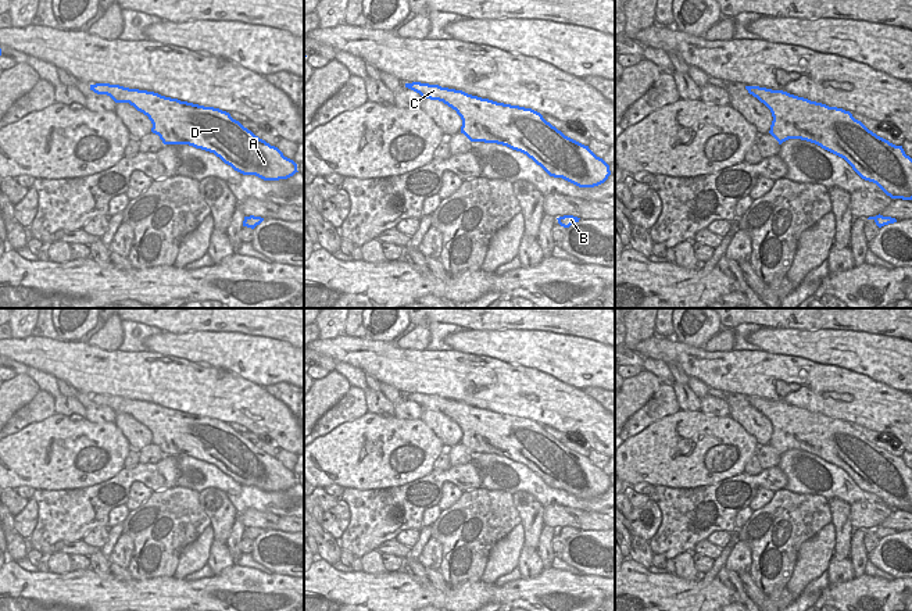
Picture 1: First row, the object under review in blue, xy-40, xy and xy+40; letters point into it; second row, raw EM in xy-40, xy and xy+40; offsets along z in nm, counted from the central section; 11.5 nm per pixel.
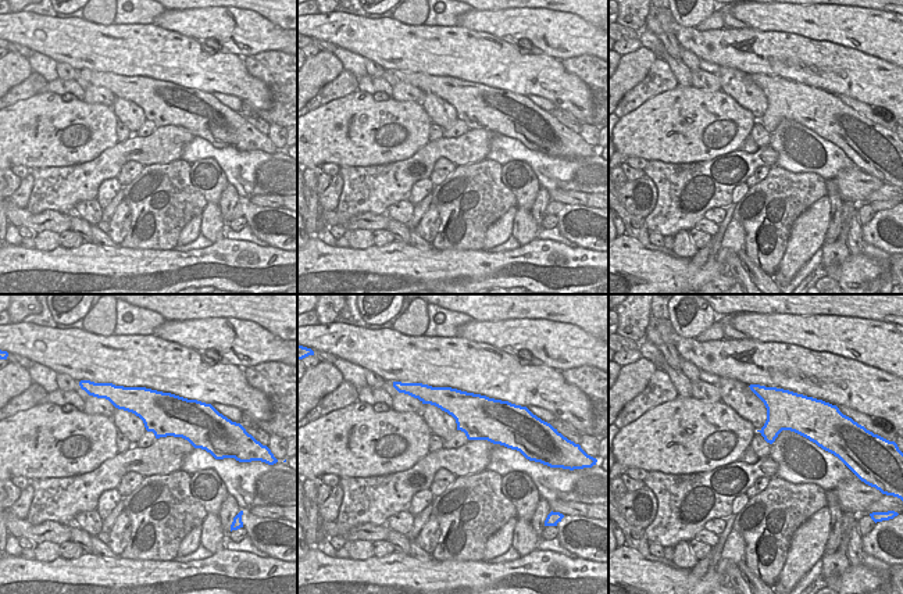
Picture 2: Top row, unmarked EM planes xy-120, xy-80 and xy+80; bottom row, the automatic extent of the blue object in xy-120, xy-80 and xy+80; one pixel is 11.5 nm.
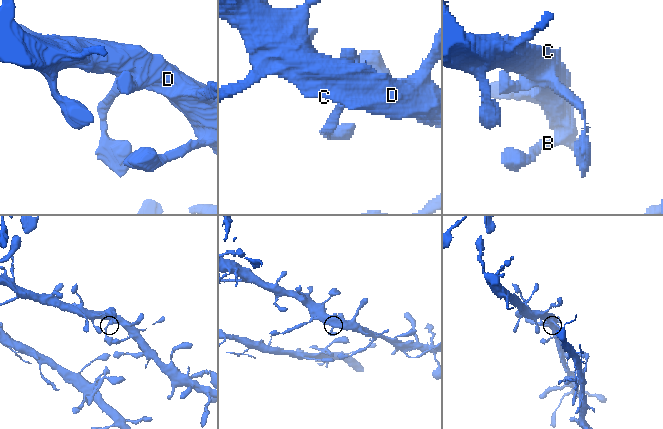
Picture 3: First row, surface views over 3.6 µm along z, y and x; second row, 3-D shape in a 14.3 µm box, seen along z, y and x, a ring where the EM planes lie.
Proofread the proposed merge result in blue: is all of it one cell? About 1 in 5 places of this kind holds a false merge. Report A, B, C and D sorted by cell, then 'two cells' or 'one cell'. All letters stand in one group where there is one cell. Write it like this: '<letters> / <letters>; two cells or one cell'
A B C D; one cell

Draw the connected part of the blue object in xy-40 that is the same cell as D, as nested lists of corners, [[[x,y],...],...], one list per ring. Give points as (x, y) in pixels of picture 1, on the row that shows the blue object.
[[[110,83],[90,85],[90,90],[110,96],[115,103],[129,103],[147,115],[151,132],[164,144],[189,144],[214,153],[235,171],[264,181],[287,179],[298,172],[297,164],[278,147],[219,108]]]

